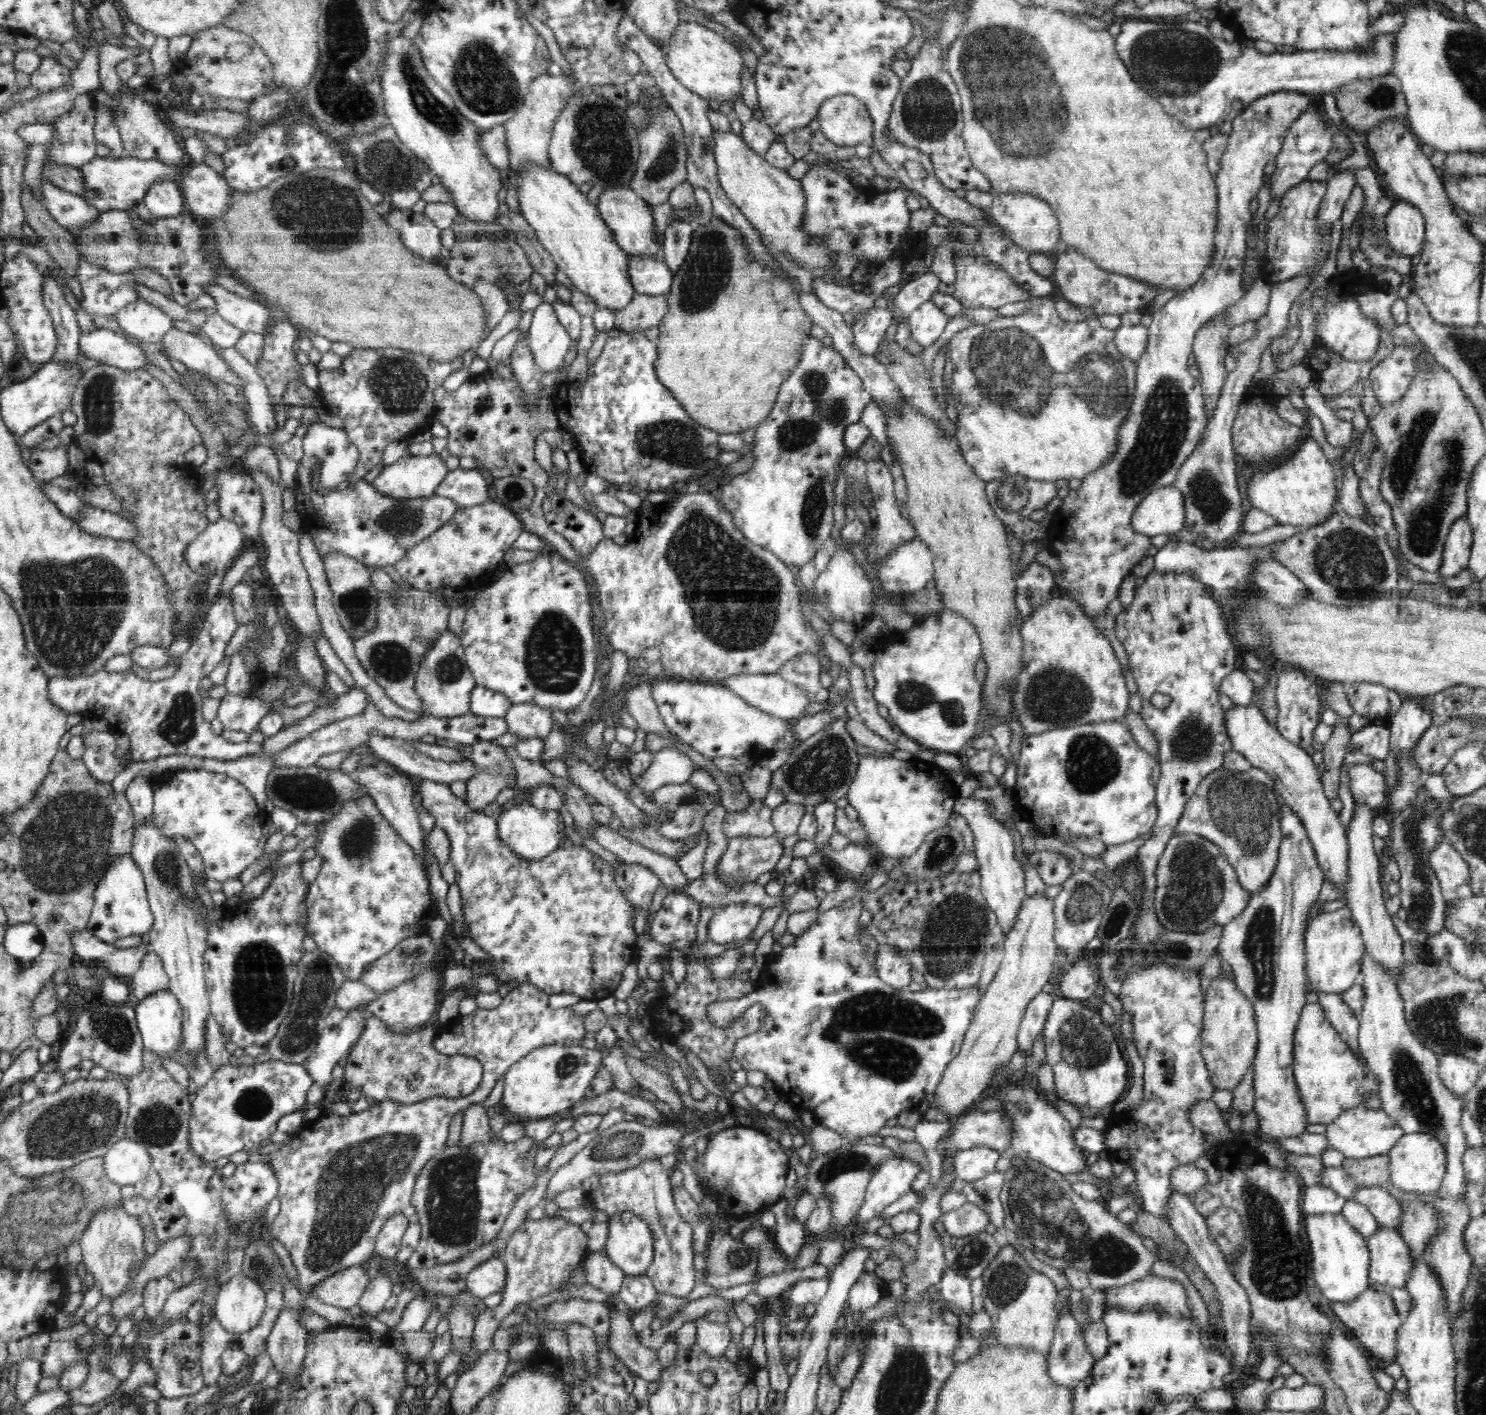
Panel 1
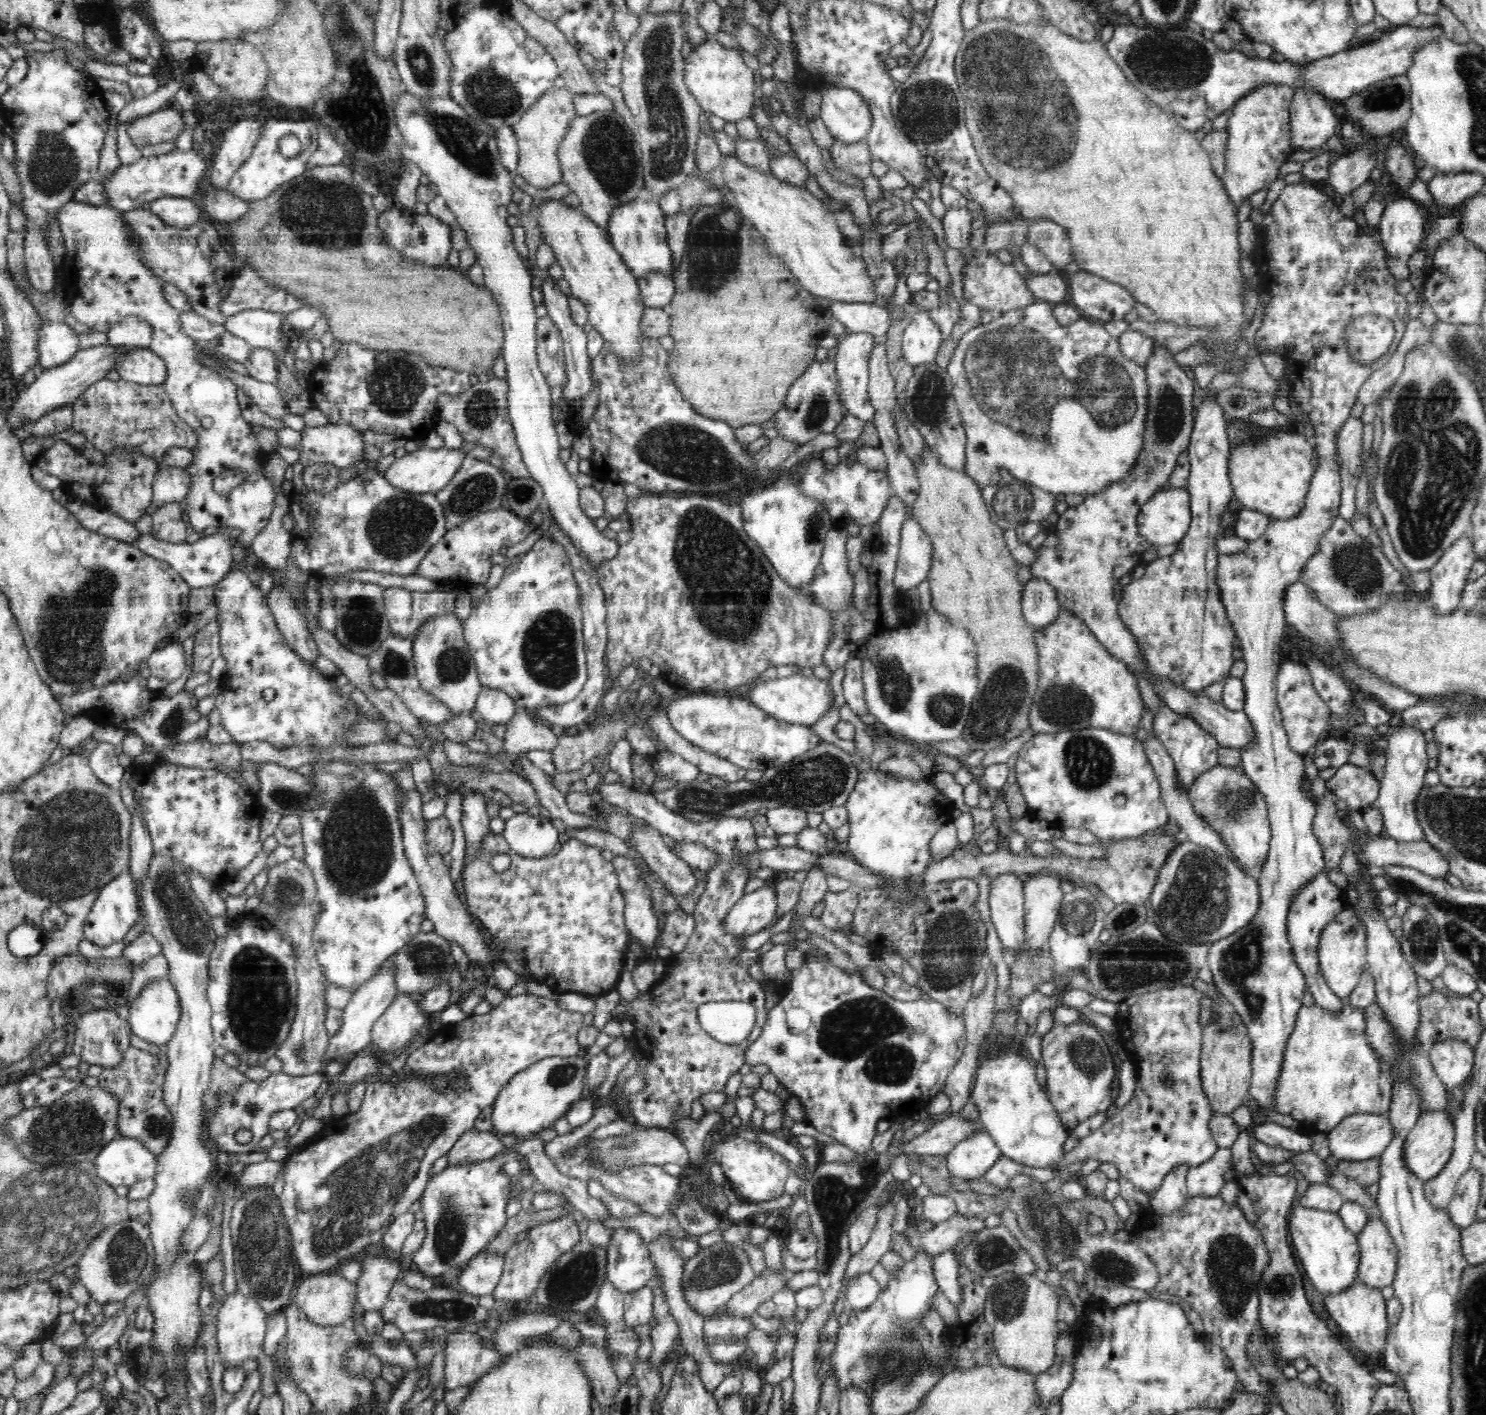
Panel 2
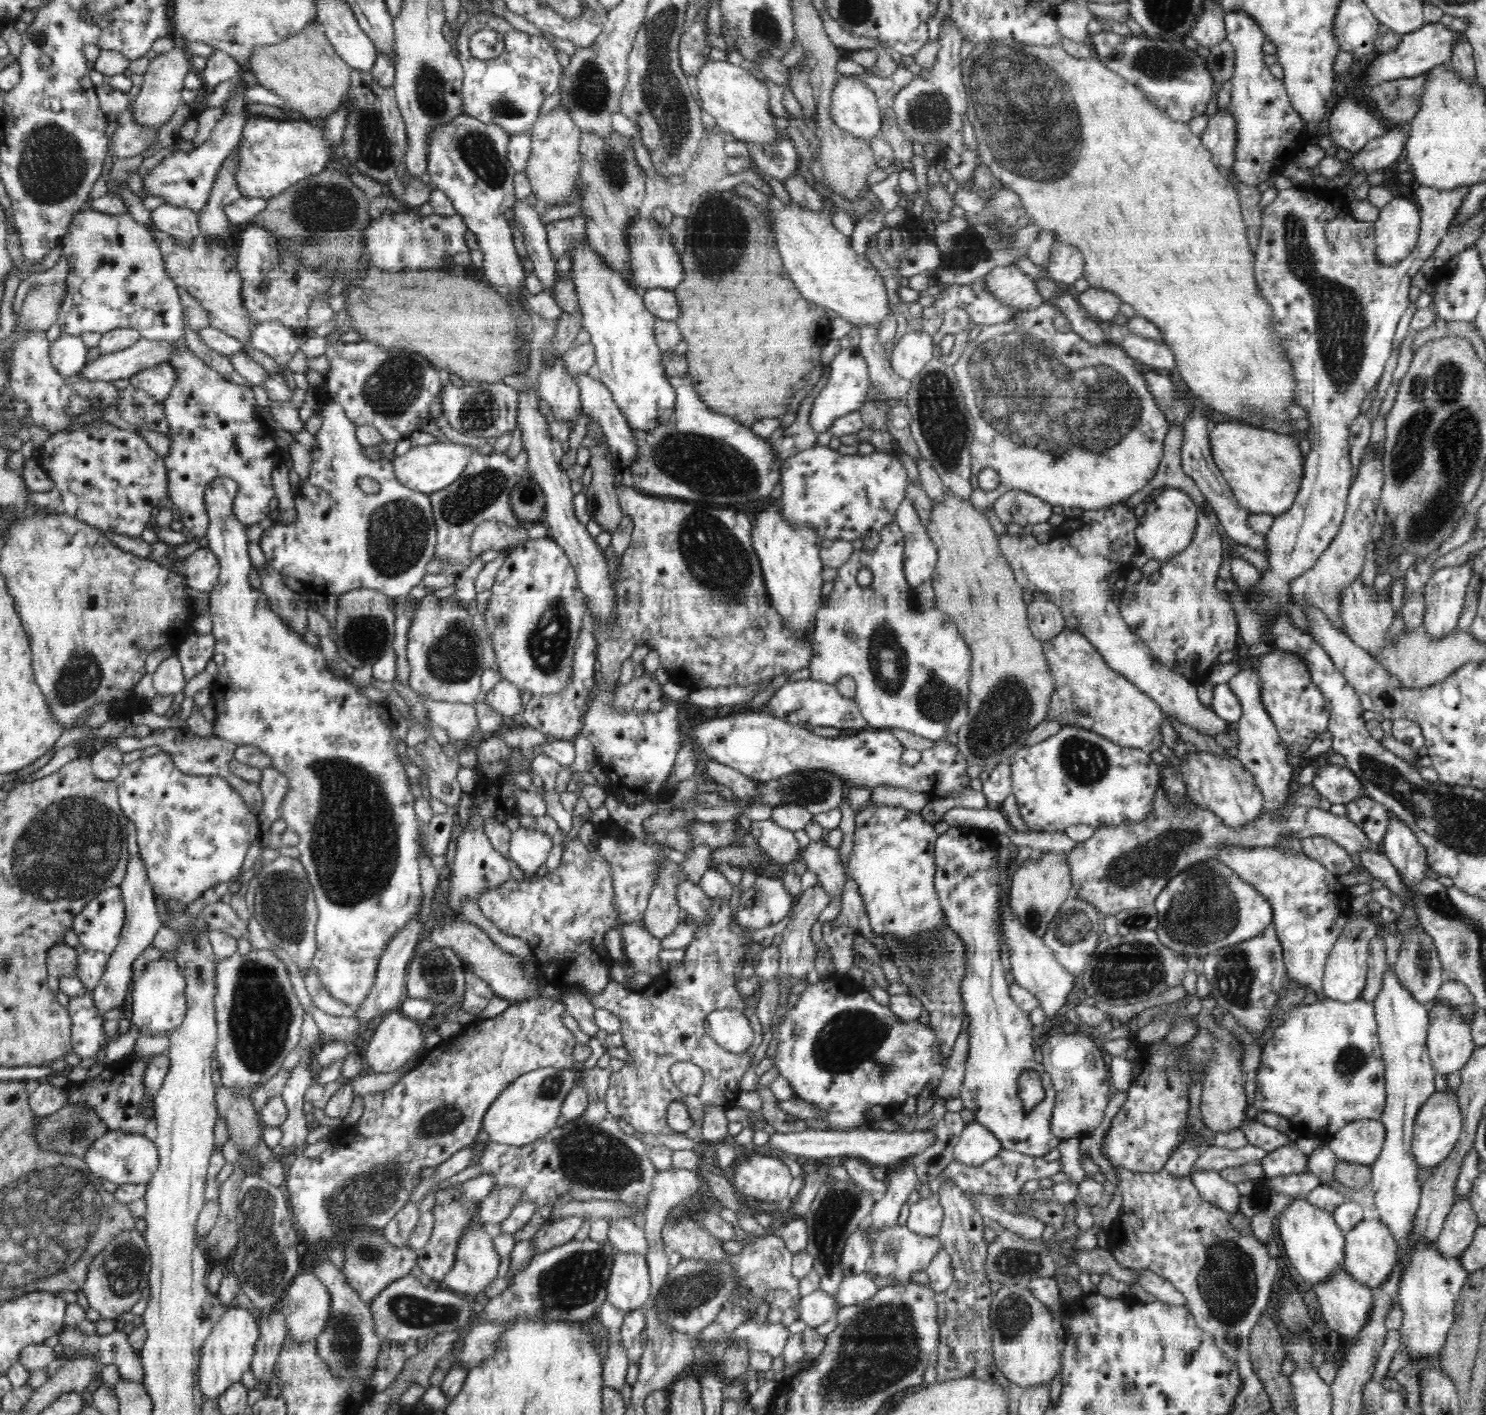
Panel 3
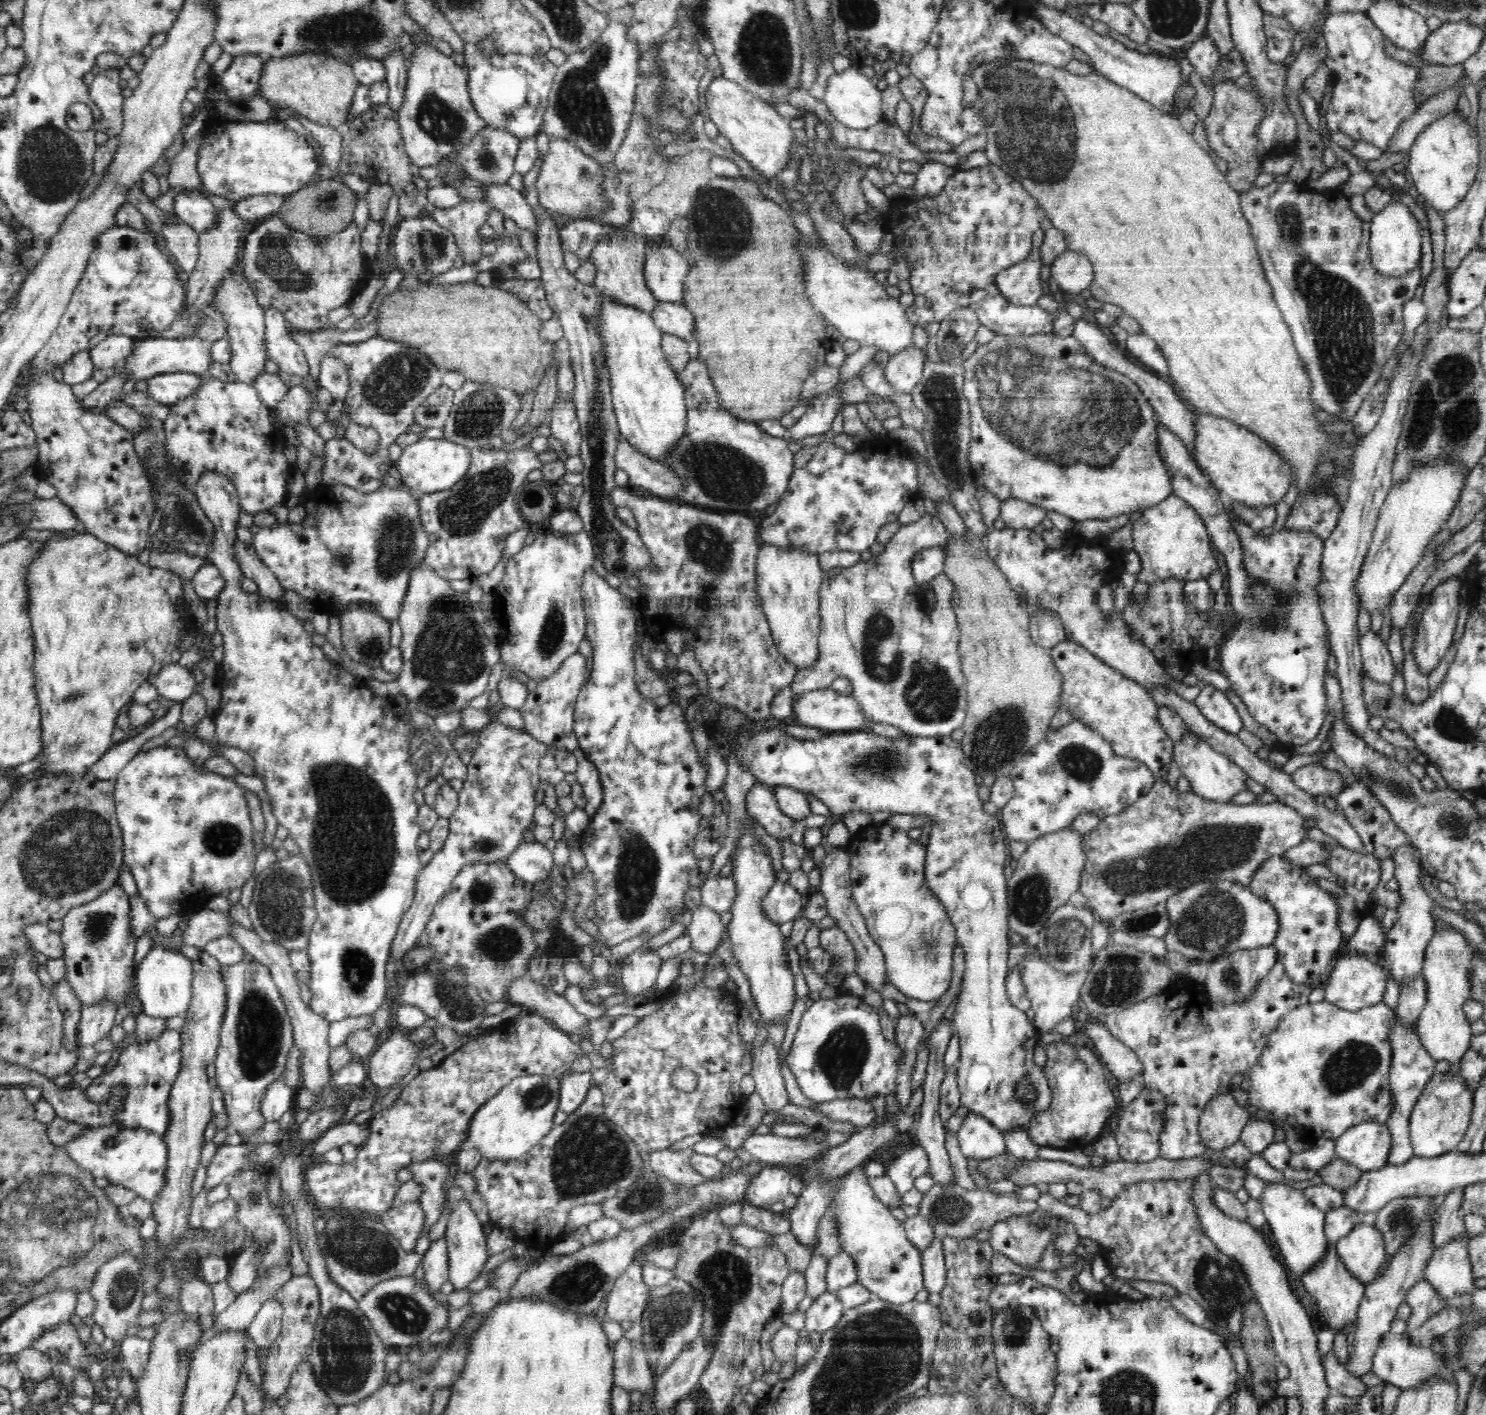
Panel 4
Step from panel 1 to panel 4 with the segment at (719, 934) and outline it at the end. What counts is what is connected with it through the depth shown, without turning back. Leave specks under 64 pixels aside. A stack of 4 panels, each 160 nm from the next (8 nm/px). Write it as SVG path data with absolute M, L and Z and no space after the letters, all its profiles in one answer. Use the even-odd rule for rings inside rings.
M776 881L762 900L762 909L766 917L776 924L794 921L802 910L806 895L798 892L789 882Z

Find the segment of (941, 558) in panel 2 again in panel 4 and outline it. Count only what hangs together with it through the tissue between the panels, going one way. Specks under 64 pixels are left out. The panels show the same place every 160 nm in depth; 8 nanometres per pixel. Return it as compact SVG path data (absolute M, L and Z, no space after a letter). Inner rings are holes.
M966 530L964 536L953 536L949 534L949 538L942 546L944 550L945 562L942 574L946 575L952 583L954 583L954 594L952 594L952 602L954 603L954 612L957 616L957 623L960 630L959 655L961 658L961 668L966 680L966 693L968 710L966 710L966 720L961 727L964 731L964 737L961 741L963 749L963 757L965 765L975 774L975 776L1011 776L1016 762L1021 760L1029 751L1032 751L1042 740L1045 740L1051 732L1051 721L1060 708L1061 695L1063 691L1062 673L1057 670L1053 663L1051 649L1044 649L1031 639L1029 633L1030 616L1024 609L1024 601L1022 597L1010 586L1006 577L999 571L999 568L990 558L985 545L984 538L974 538L973 534Z

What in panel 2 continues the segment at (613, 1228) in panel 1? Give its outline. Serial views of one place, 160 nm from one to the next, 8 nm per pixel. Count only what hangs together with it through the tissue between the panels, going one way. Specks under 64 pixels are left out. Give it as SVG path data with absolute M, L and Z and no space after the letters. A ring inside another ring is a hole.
M634 1230L613 1231L607 1248L607 1280L626 1295L645 1288L656 1274L649 1246Z

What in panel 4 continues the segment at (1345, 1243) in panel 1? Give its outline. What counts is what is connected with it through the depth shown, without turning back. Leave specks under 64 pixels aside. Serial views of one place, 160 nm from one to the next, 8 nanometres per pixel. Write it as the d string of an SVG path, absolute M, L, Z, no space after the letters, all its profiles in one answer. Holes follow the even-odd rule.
M1270 1182L1259 1200L1272 1236L1276 1240L1276 1246L1284 1258L1284 1264L1296 1274L1308 1272L1330 1246L1324 1235L1325 1212L1313 1206L1301 1190L1295 1190L1280 1182Z

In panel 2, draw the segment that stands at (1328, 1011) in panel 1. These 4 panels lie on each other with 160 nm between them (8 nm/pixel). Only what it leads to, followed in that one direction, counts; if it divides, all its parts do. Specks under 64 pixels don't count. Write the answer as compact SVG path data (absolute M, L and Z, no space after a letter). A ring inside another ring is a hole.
M1324 870L1310 880L1310 882L1302 888L1300 893L1294 895L1287 916L1288 942L1292 947L1294 963L1296 963L1303 972L1307 991L1314 997L1316 1005L1332 1012L1344 1008L1346 999L1340 998L1327 985L1327 982L1321 975L1320 967L1318 966L1318 942L1320 942L1320 934L1322 934L1324 926L1328 926L1328 922L1332 922L1332 920L1336 918L1336 914L1342 912L1346 904L1346 889L1342 889L1336 886L1336 884L1333 884L1330 878L1328 878L1328 871Z

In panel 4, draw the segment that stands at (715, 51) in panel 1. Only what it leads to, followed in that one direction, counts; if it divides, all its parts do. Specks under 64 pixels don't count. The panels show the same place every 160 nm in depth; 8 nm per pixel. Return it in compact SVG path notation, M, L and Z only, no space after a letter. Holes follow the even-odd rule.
M723 75L714 78L709 84L705 92L707 111L714 124L716 124L719 134L726 136L732 143L732 148L740 154L742 158L750 162L753 168L760 172L764 177L770 178L772 181L779 179L782 170L786 168L786 164L791 162L790 150L794 144L794 129L790 127L790 120L783 118L774 106L766 104L761 98L750 94L747 90L740 88L733 80L724 78Z

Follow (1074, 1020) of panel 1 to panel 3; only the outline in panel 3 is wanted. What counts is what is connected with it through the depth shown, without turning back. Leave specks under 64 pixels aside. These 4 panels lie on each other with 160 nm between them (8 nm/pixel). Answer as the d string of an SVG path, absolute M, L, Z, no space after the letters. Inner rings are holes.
M1075 1033L1054 1035L1041 1040L1043 1065L1050 1073L1056 1091L1055 1107L1051 1116L1052 1136L1086 1138L1102 1124L1104 1110L1110 1104L1109 1070L1102 1048L1092 1037Z

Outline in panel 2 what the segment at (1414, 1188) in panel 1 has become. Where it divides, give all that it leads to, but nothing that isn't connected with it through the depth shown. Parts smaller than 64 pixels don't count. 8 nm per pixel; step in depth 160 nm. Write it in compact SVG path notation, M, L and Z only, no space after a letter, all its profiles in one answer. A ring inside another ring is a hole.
M1446 1111L1423 1112L1404 1142L1406 1167L1410 1173L1426 1184L1428 1180L1436 1178L1450 1160L1454 1149L1454 1140L1454 1120L1450 1115L1446 1115Z

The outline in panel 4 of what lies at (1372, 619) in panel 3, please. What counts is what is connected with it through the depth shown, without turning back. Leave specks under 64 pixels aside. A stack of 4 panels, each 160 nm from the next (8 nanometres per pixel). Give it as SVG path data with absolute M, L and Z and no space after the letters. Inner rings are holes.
M1371 629L1359 637L1363 672L1374 683L1391 686L1394 680L1395 666L1392 657L1380 635Z

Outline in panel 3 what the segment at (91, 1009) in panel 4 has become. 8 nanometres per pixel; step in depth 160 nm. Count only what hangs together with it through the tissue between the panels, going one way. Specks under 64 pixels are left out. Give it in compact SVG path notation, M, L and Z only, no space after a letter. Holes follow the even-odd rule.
M139 853L128 860L126 876L121 881L120 887L123 903L125 904L124 928L122 928L119 936L118 947L107 962L106 970L100 982L98 982L98 986L92 992L96 1012L102 1017L108 1010L120 1008L124 998L126 998L128 986L134 979L132 976L132 964L140 957L140 954L143 954L151 947L150 944L152 944L156 932L163 927L162 920L158 917L154 893L148 882L146 867Z

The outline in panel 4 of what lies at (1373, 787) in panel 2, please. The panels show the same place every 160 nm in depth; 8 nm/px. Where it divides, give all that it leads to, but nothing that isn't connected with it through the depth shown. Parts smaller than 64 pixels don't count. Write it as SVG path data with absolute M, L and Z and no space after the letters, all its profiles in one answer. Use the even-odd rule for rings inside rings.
M1312 763L1302 766L1293 772L1291 777L1294 781L1294 784L1300 788L1300 790L1314 795L1315 797L1317 795L1328 796L1332 794L1333 798L1336 798L1336 796L1340 794L1341 790L1344 789L1342 775L1340 775L1338 771L1323 767L1321 763Z

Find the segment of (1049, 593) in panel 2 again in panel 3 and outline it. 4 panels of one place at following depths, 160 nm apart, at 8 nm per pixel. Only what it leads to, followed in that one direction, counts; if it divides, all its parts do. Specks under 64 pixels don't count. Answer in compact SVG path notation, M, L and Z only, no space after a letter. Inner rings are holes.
M1041 591L1034 593L1027 606L1027 619L1032 636L1041 642L1058 636L1066 629L1062 611Z

